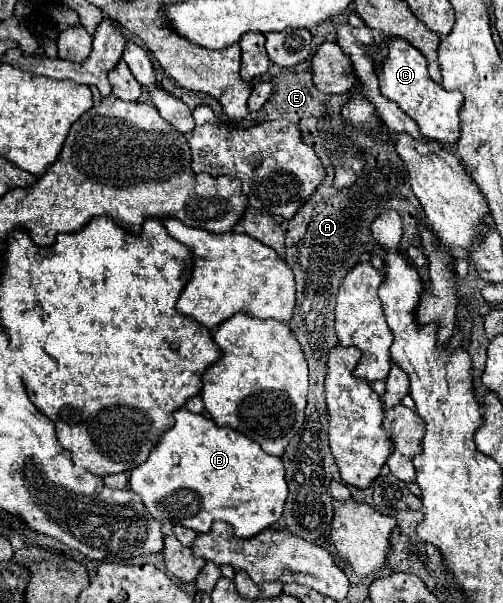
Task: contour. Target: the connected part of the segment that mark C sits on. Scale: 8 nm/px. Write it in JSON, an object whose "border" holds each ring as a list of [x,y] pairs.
{"border":[[[393,37],[387,41],[389,55],[383,59],[381,69],[377,73],[381,93],[395,101],[411,119],[417,121],[419,131],[423,137],[441,141],[441,143],[455,143],[459,139],[459,113],[463,107],[463,95],[459,91],[445,91],[437,85],[427,73],[427,59],[419,49],[415,49],[409,41],[401,37]]]}

